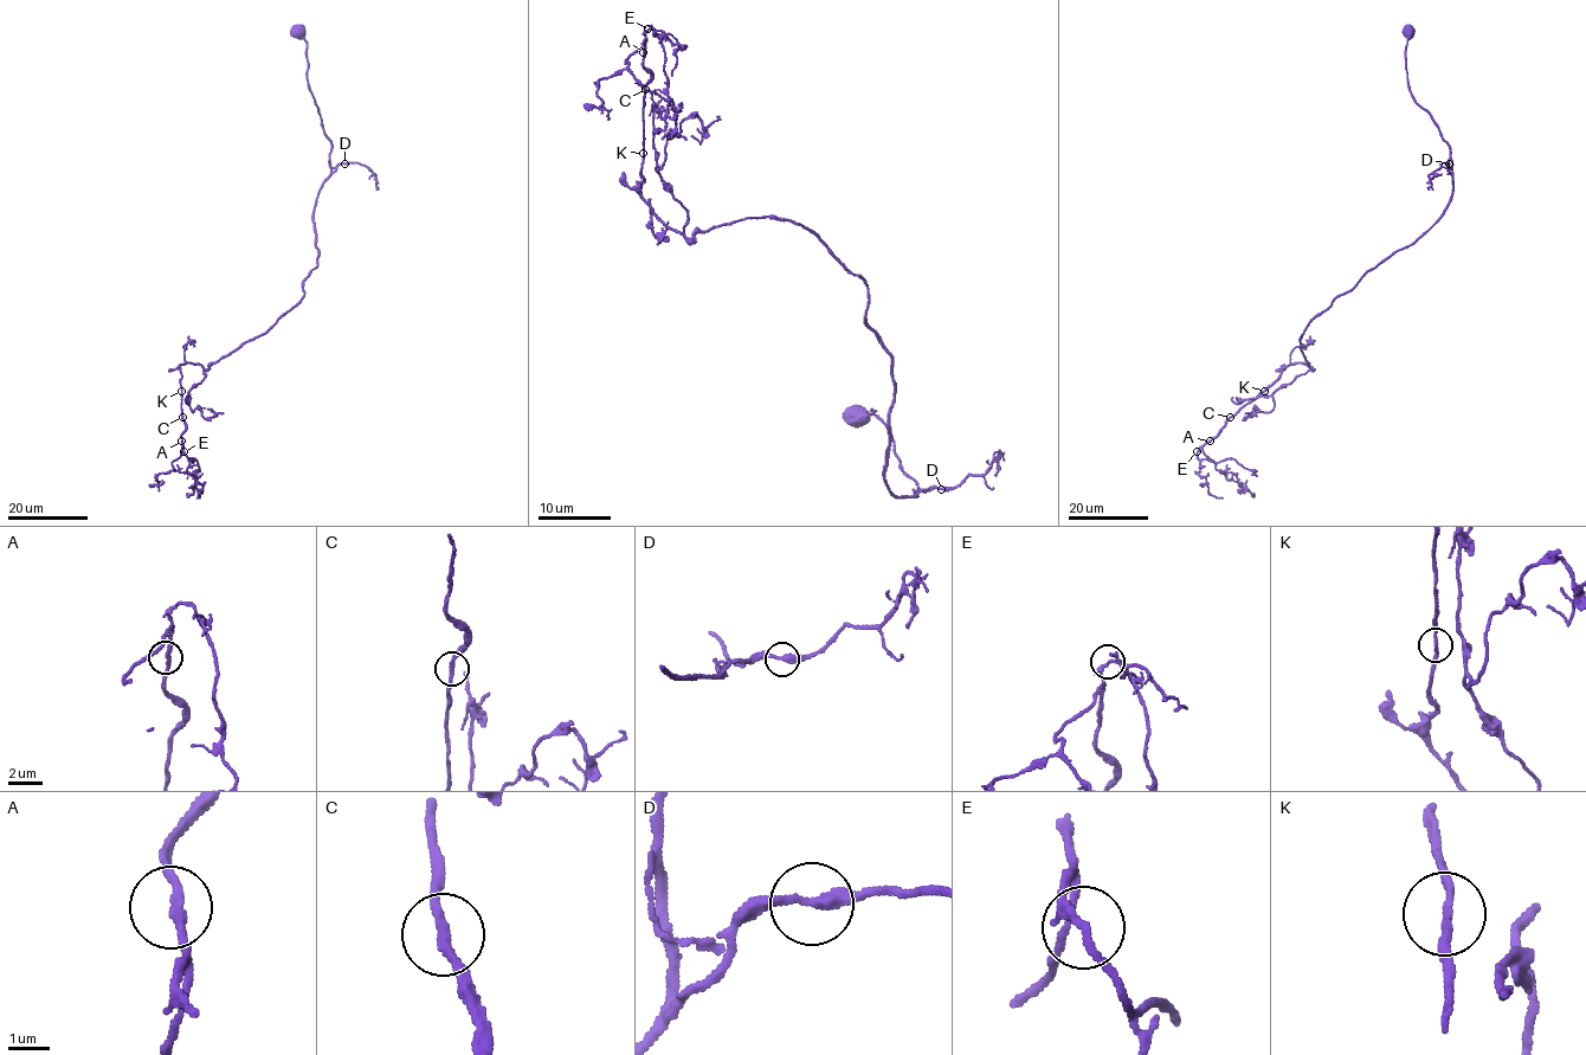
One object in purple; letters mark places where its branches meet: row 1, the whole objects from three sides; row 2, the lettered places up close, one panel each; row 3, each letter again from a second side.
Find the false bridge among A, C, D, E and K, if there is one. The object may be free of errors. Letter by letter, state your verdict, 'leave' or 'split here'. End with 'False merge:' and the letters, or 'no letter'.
A: leave
C: leave
D: leave
E: leave
K: leave
False merge: no letter

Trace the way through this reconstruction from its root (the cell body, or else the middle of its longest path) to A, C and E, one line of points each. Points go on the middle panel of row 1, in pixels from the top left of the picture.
A: (856, 416), (916, 496), (885, 480), (893, 358), (866, 284), (794, 222), (688, 238), (642, 197), (644, 51)
C: (856, 416), (916, 496), (885, 480), (893, 358), (866, 284), (788, 220), (671, 229), (640, 188), (645, 90)
E: (856, 416), (916, 496), (885, 480), (893, 358), (866, 284), (794, 222), (688, 238), (642, 197), (648, 30)

